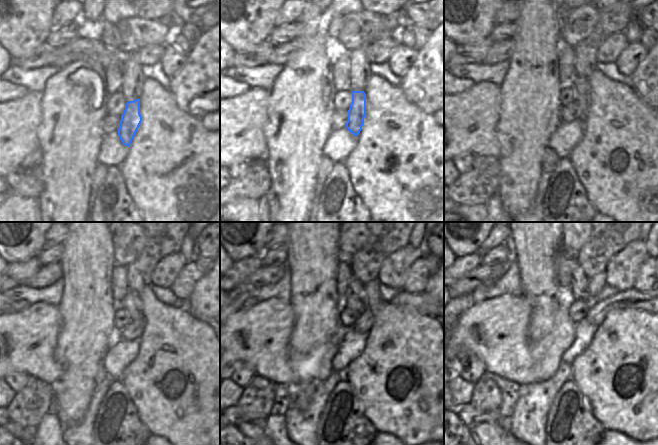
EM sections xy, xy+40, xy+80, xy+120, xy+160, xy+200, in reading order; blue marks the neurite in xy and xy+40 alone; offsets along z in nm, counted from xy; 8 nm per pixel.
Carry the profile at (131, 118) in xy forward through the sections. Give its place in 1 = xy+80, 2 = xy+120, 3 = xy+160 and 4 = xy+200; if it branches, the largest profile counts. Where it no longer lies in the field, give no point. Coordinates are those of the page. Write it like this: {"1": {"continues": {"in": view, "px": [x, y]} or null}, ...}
{"1": {"continues": {"in": "xy+80", "px": [581, 84]}}, "2": {"continues": {"in": "xy+120", "px": [132, 303]}}, "3": {"continues": {"in": "xy+160", "px": [355, 299]}}, "4": {"continues": {"in": "xy+200", "px": [579, 284]}}}

